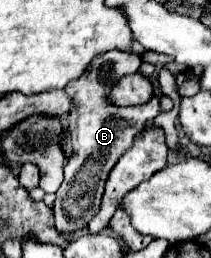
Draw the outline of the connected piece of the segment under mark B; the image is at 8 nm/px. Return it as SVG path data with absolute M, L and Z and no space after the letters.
M110 50L102 56L98 56L88 70L76 78L70 80L64 92L72 100L72 110L68 112L68 132L72 136L72 156L68 158L64 166L64 182L60 184L54 200L54 222L56 230L62 236L74 236L86 230L90 218L100 208L104 182L118 162L118 158L132 146L138 132L144 130L148 122L152 122L160 112L160 100L152 98L144 106L114 106L108 100L108 94L112 86L124 76L138 72L142 60L134 52L122 52L122 50Z

